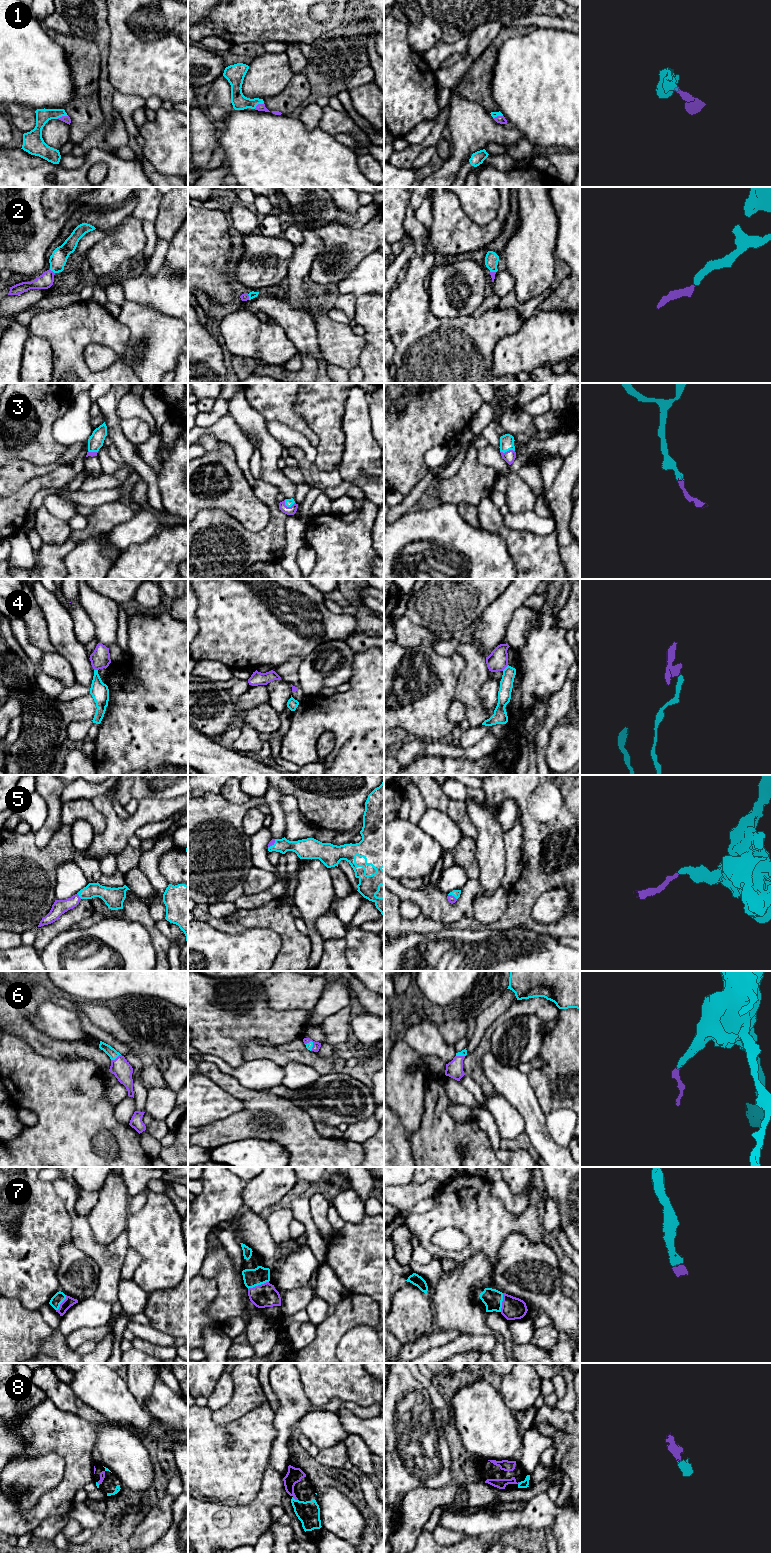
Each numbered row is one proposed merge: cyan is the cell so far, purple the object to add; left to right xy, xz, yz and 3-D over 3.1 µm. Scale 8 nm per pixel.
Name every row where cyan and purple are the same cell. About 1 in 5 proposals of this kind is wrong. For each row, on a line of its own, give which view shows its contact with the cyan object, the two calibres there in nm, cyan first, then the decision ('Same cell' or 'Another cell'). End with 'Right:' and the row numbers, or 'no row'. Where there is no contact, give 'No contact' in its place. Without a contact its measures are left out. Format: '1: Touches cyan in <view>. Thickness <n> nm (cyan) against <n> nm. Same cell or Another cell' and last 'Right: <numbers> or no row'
1: Touches cyan in xy. Thickness 110 nm (cyan) against 60 nm. Same cell
2: Touches cyan in xy. Thickness 140 nm (cyan) against 120 nm. Same cell
3: Touches cyan in xz. Thickness 60 nm (cyan) against 70 nm. Same cell
4: Touches cyan in yz. Thickness 110 nm (cyan) against 160 nm. Another cell
5: Touches cyan in yz. Thickness 60 nm (cyan) against 60 nm. Same cell
6: Touches cyan in xy. Thickness 80 nm (cyan) against 150 nm. Same cell
7: Touches cyan in xz. Thickness 140 nm (cyan) against 190 nm. Same cell
8: Touches cyan in xz. Thickness 180 nm (cyan) against 130 nm. Same cell
Right: 1, 2, 3, 5, 6, 7, 8

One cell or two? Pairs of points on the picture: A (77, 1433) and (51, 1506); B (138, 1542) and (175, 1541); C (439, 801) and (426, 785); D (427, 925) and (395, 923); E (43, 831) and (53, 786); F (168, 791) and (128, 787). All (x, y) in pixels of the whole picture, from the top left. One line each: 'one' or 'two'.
A: one
B: two
C: one
D: one
E: one
F: one

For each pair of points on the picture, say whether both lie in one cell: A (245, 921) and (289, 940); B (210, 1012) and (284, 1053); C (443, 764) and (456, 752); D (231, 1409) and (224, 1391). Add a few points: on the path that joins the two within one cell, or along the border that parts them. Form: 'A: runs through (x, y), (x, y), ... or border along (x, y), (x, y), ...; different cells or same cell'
A: runs through (257, 921), (273, 921), (280, 928); same cell
B: border along (283, 1045), (252, 1040), (241, 1052); different cells
C: border along (428, 756), (467, 757), (475, 760); different cells
D: border along (233, 1379), (231, 1399), (225, 1405), (212, 1412); different cells

